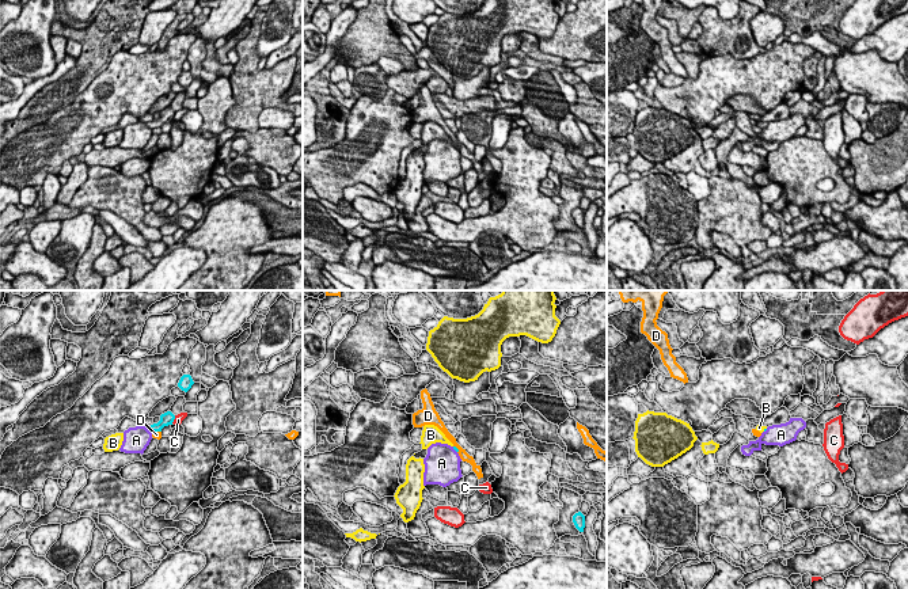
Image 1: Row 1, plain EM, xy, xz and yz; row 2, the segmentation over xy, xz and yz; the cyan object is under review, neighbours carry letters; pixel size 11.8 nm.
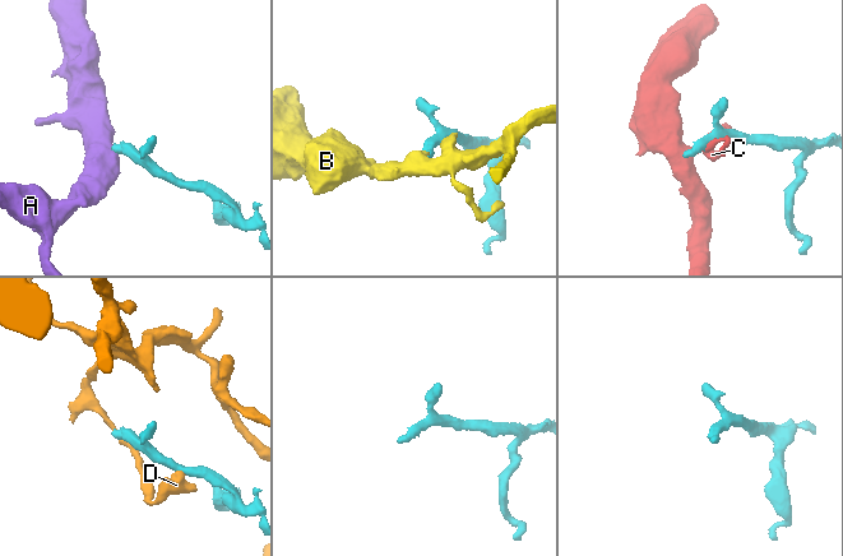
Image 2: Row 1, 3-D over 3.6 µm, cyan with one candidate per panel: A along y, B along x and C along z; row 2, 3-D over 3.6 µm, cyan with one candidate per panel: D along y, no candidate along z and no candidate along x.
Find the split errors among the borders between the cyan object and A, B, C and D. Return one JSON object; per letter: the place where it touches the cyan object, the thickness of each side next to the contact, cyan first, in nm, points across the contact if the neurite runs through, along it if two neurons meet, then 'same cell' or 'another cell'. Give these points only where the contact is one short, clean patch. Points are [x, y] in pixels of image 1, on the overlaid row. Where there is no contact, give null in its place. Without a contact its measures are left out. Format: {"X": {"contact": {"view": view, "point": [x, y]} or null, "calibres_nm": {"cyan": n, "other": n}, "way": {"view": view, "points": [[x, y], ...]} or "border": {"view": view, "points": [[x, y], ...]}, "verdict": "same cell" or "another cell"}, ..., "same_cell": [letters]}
{"A": {"contact": {"view": "xy", "point": [149, 430]}, "calibres_nm": {"cyan": 140, "other": 300}, "border": {"view": "xy", "points": [[147, 429], [151, 433]]}, "verdict": "another cell"}, "B": {"contact": {"view": "yz", "point": [764, 429]}, "calibres_nm": {"cyan": 30, "other": 70}, "way": {"view": "yz", "points": [[764, 429], [759, 428]]}, "verdict": "same cell"}, "C": {"contact": {"view": "xy", "point": [174, 418]}, "calibres_nm": {"cyan": 160, "other": 100}, "border": {"view": "xy", "points": [[175, 415], [171, 422]]}, "verdict": "another cell"}, "D": {"contact": {"view": "xy", "point": [156, 430]}, "calibres_nm": {"cyan": 160, "other": 100}, "border": {"view": "xy", "points": [[160, 430], [152, 433]]}, "verdict": "another cell"}, "same_cell": ["B"]}

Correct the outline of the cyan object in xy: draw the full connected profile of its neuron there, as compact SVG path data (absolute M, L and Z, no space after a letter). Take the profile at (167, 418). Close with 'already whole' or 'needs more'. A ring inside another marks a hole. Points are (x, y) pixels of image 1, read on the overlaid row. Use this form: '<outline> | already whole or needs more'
M167 411L162 414L160 421L157 423L151 425L148 430L151 433L162 432L164 426L172 425L174 419L175 419L175 415L171 411Z | already whole

